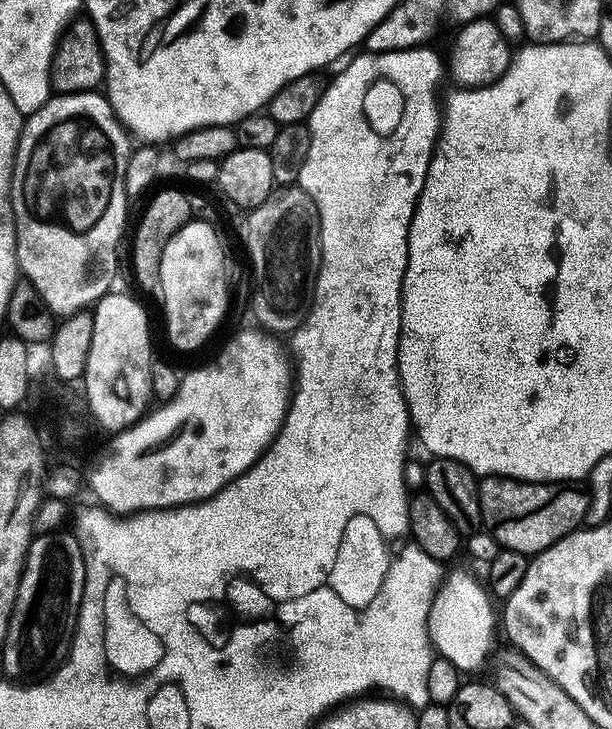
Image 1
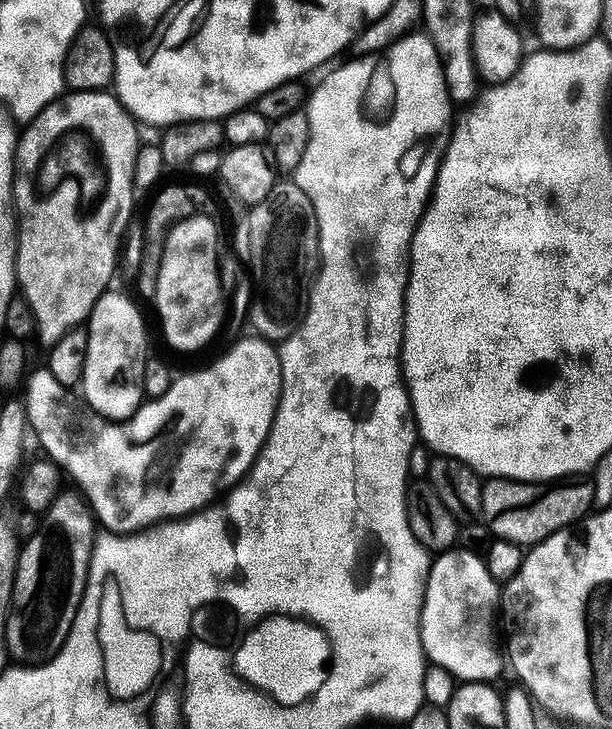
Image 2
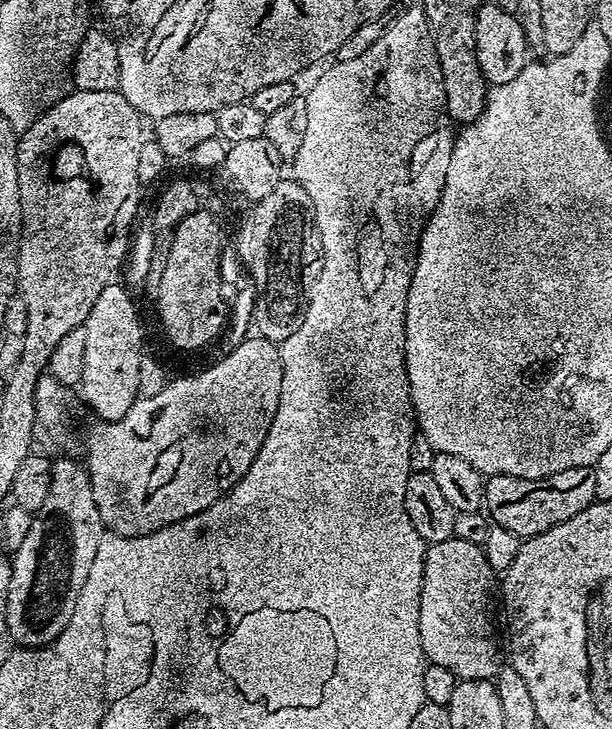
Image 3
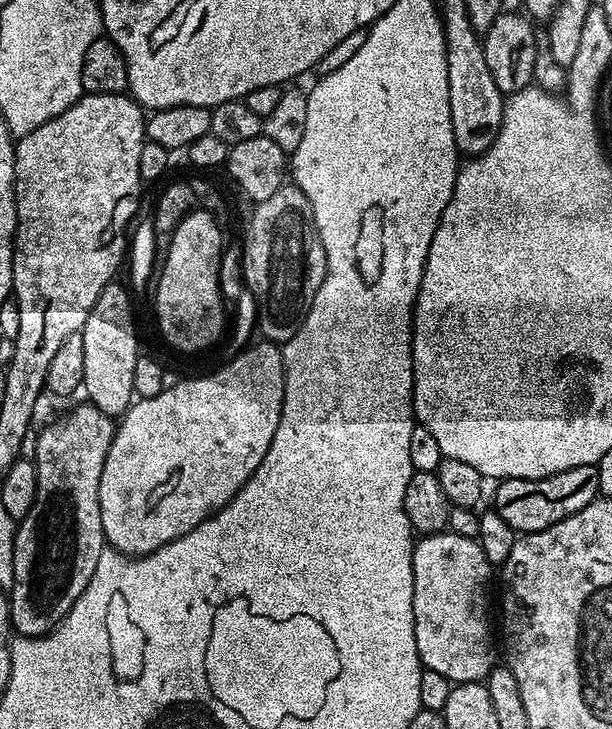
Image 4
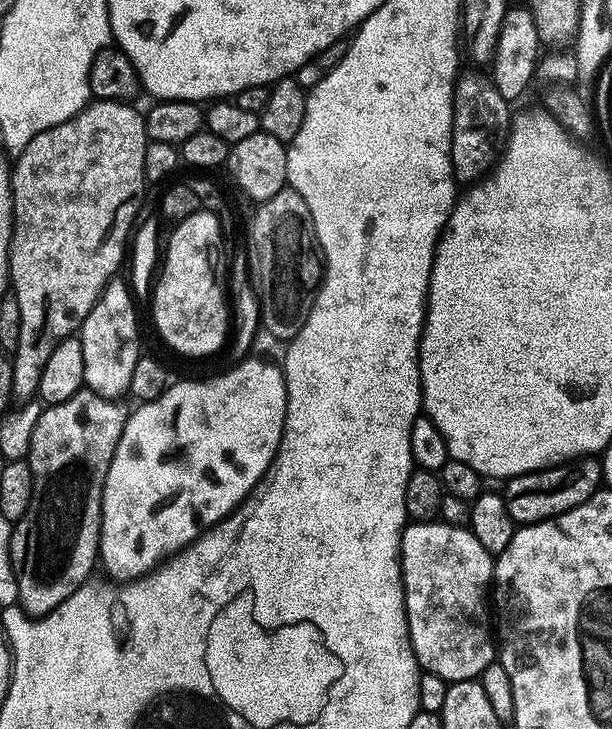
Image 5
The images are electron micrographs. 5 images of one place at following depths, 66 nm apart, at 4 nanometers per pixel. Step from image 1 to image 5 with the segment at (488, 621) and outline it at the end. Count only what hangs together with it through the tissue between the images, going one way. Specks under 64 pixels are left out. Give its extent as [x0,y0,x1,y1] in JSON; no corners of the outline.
[400,522,498,682]

